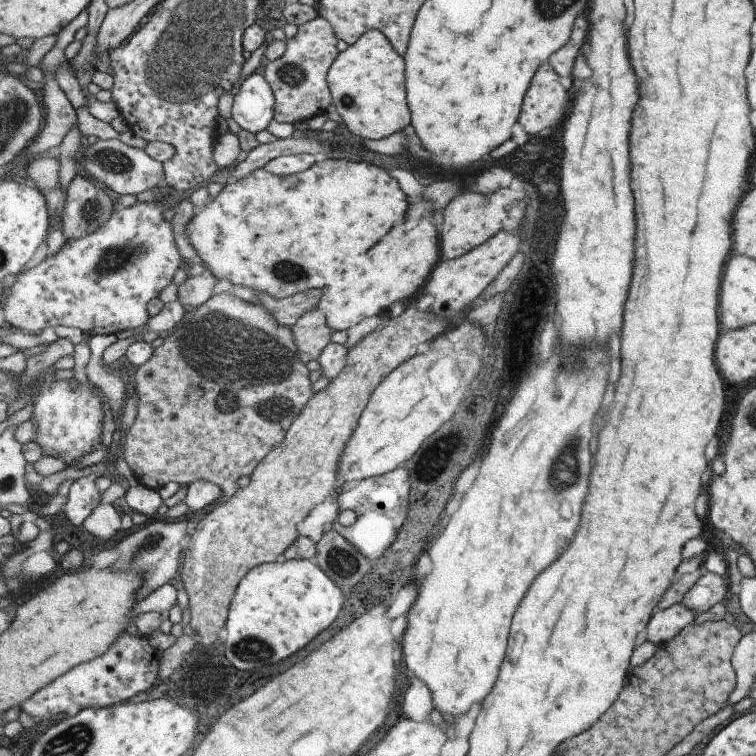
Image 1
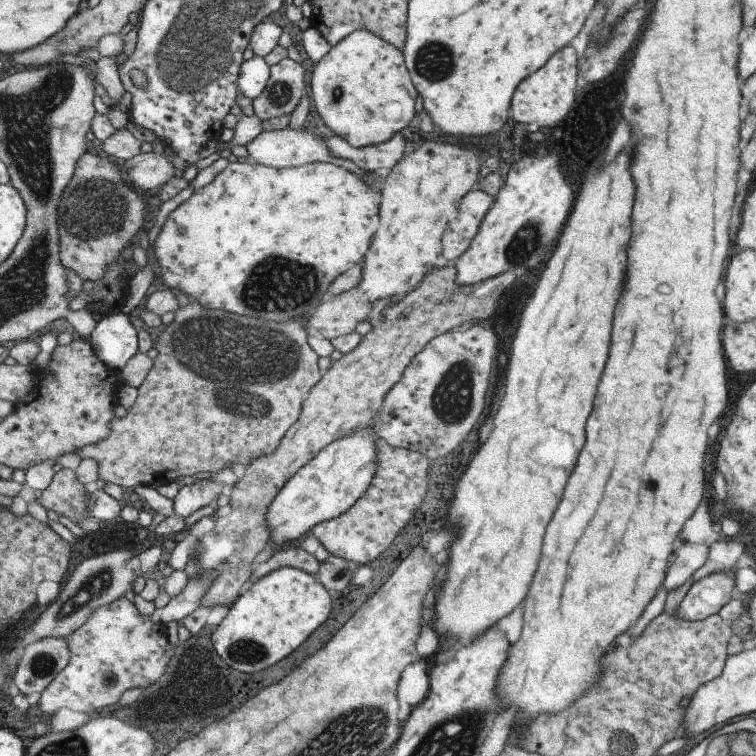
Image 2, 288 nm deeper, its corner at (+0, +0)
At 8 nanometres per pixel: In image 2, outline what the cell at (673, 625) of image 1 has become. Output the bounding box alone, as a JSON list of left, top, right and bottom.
[677,568,735,622]

